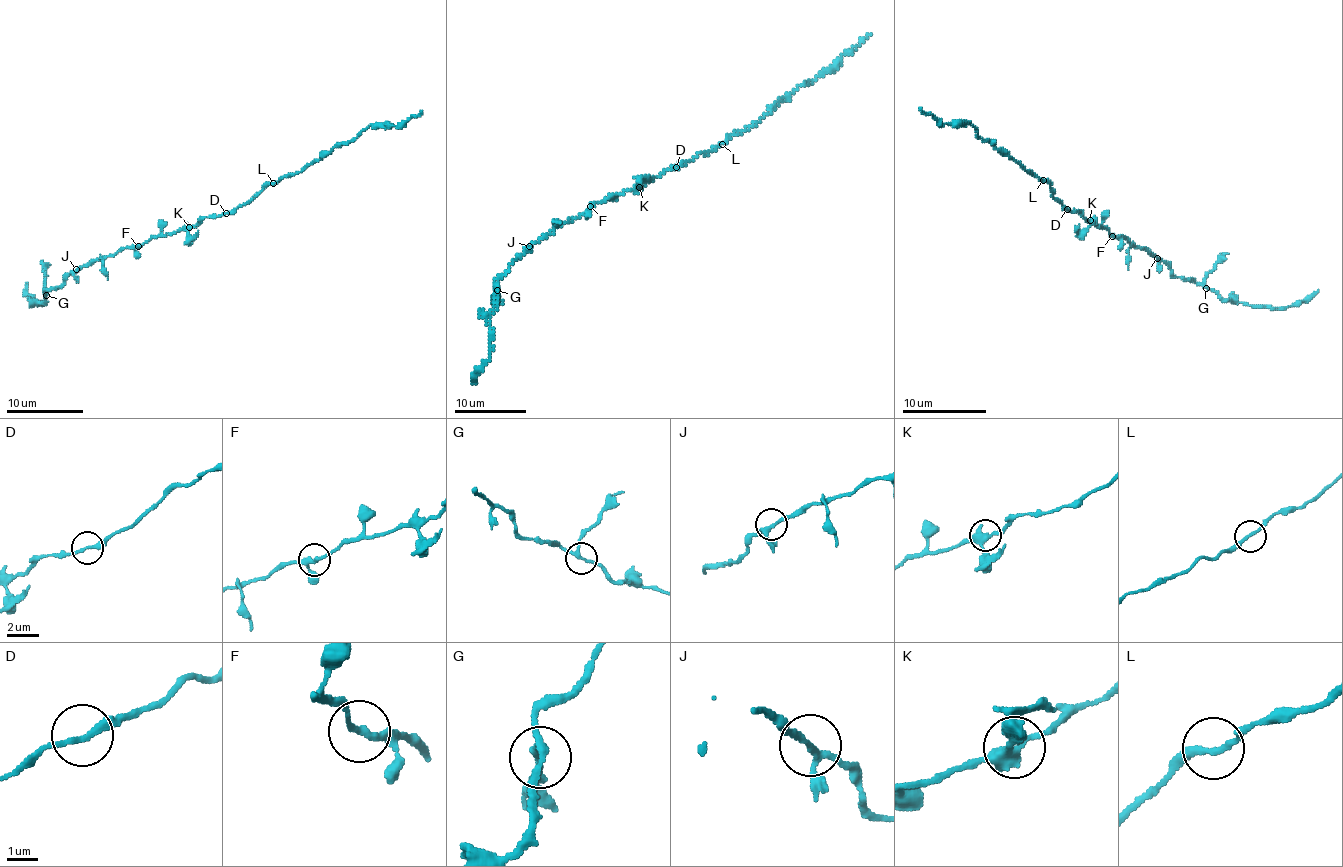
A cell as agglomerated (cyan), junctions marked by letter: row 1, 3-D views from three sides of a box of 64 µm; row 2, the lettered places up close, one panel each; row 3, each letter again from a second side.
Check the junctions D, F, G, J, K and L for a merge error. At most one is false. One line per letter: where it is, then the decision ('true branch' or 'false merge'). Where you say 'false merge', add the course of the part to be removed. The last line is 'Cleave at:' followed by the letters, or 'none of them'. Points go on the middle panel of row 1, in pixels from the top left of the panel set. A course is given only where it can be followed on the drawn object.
D: (676, 167) | true branch
F: (590, 206) | true branch
G: (497, 290) | true branch
J: (529, 246) | true branch
K: (639, 187) | true branch
L: (722, 144) | true branch
Cleave at: none of them

